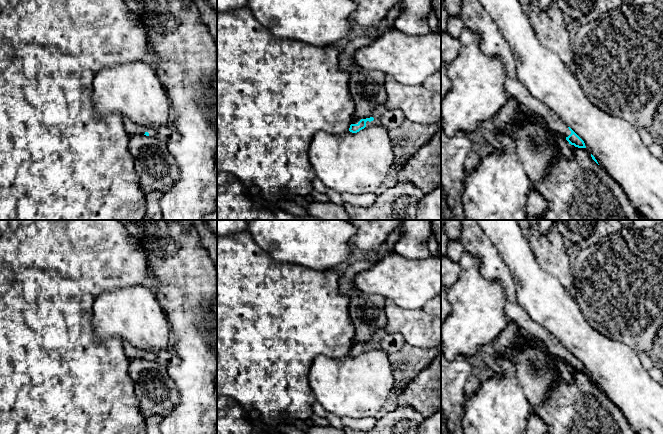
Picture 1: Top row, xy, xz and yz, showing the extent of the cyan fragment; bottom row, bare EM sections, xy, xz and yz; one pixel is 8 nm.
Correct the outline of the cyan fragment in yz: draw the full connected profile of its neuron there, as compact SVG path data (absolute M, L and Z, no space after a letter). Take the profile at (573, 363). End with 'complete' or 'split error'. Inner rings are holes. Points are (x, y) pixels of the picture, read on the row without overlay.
M461 220L460 242L465 251L481 260L480 272L486 279L496 281L505 291L505 313L524 332L540 341L549 354L566 362L569 368L586 372L584 365L568 351L547 329L532 320L517 302L515 281L497 248L481 229L476 220Z; split error

